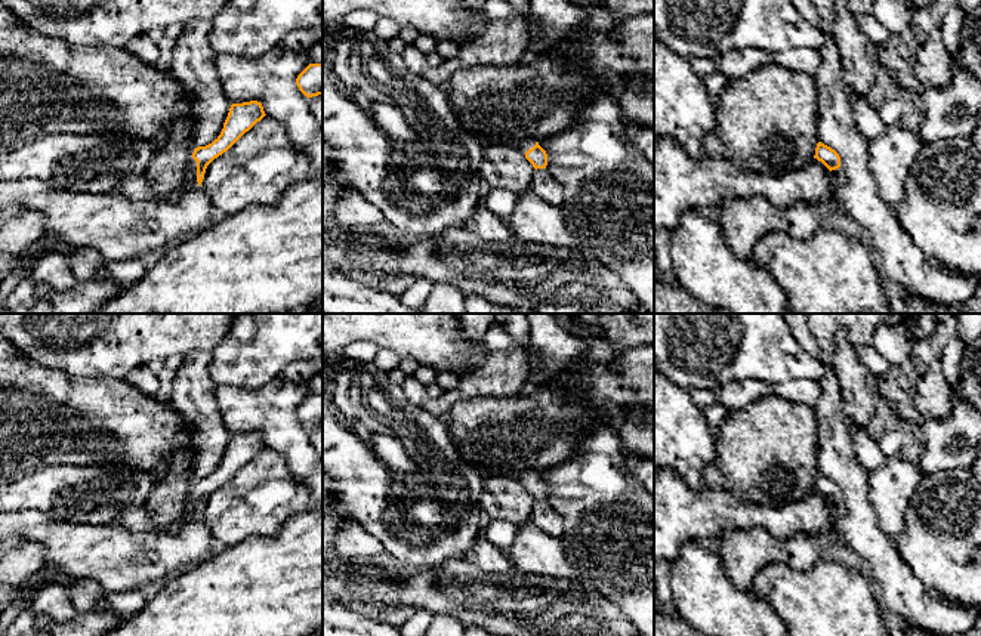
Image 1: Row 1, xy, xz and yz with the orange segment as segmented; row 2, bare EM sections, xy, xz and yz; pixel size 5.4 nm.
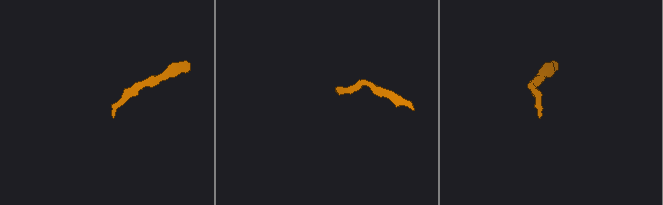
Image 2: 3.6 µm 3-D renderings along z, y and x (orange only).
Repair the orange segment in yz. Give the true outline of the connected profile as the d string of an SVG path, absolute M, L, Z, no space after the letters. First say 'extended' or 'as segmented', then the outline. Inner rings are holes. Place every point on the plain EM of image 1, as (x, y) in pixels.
as segmented; M821 473L817 475L814 490L821 493L830 503L840 498L839 485Z

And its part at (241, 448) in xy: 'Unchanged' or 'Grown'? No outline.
Grown

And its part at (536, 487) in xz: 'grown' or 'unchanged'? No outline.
grown

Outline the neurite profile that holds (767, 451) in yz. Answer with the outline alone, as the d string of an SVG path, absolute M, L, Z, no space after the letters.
M766 395L729 411L716 435L716 466L727 491L758 506L781 507L815 487L815 408Z

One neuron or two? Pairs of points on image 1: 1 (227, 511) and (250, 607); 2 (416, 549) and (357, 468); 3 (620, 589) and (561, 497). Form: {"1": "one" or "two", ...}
{"1": "two", "2": "one", "3": "one"}

